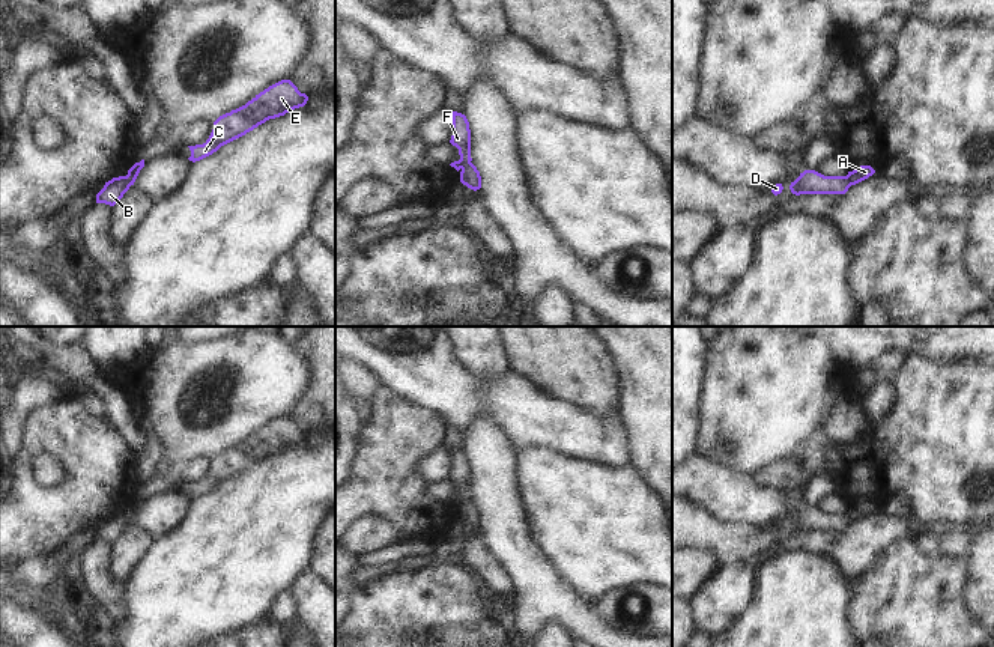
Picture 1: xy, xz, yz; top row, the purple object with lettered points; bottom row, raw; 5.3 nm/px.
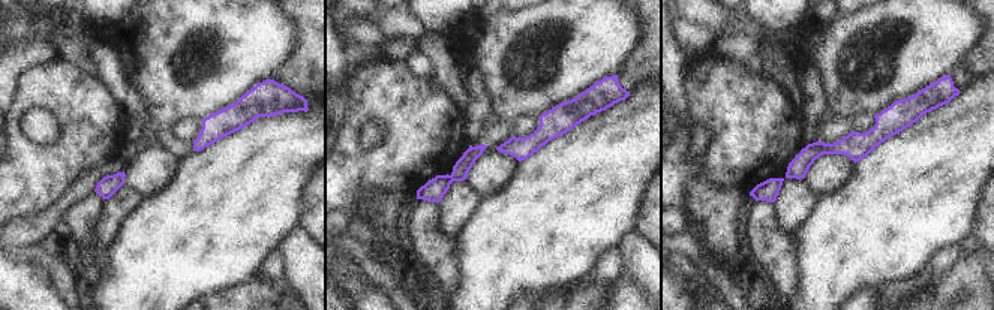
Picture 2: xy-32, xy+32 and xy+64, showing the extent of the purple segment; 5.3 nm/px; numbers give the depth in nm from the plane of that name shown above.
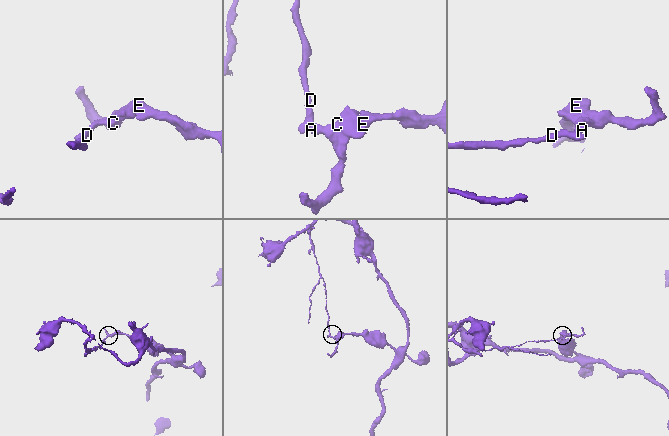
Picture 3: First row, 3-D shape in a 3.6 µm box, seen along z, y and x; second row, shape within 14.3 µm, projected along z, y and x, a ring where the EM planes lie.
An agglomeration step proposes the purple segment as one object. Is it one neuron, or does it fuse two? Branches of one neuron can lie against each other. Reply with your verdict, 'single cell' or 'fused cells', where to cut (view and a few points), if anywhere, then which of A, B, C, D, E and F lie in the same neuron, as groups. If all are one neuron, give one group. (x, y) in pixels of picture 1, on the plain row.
fused cells; cut xz (469, 498), (460, 504); groups A C E / B D F

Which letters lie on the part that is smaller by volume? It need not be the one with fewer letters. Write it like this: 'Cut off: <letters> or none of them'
Cut off: B, D, F

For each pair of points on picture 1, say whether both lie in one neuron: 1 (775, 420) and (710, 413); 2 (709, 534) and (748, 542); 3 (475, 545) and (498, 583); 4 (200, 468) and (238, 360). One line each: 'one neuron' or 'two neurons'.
1: one neuron
2: one neuron
3: one neuron
4: two neurons

